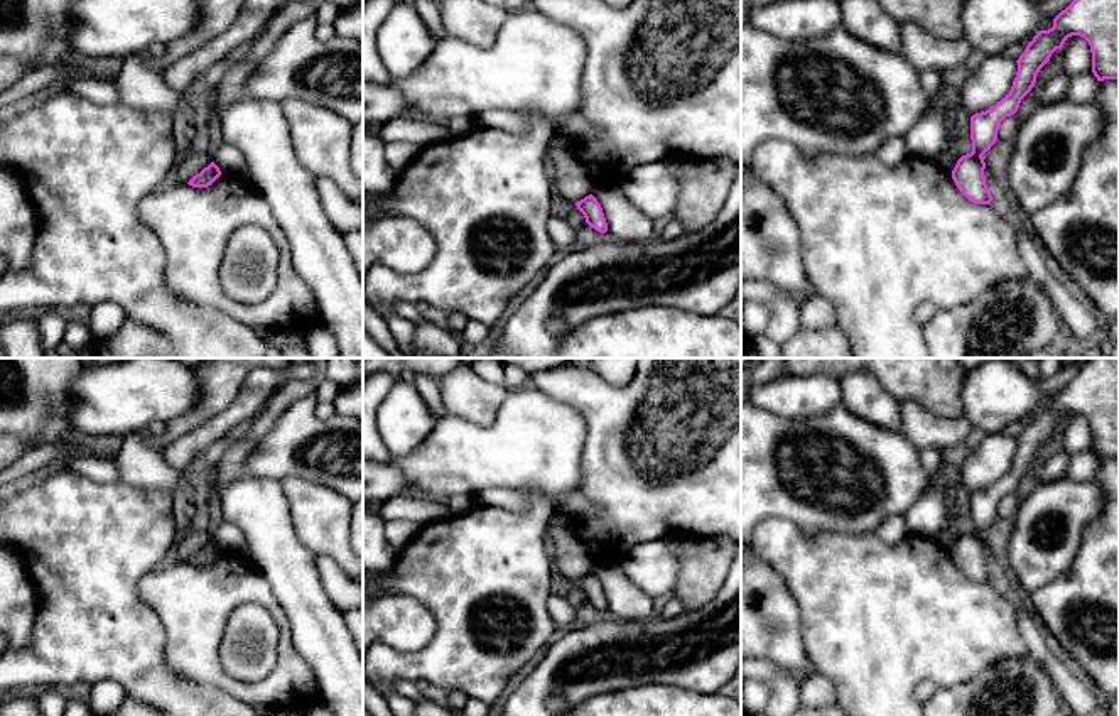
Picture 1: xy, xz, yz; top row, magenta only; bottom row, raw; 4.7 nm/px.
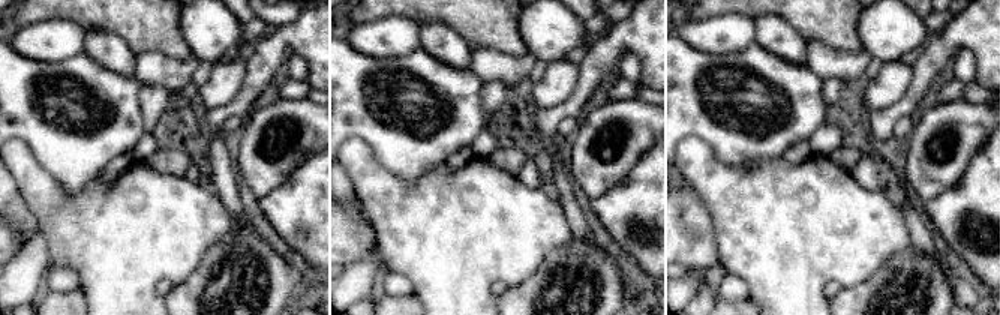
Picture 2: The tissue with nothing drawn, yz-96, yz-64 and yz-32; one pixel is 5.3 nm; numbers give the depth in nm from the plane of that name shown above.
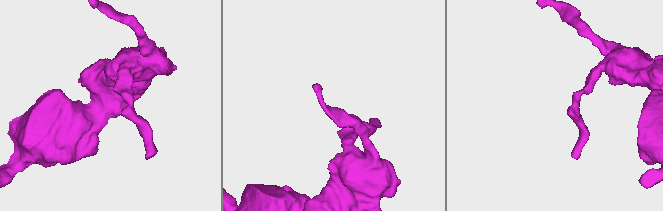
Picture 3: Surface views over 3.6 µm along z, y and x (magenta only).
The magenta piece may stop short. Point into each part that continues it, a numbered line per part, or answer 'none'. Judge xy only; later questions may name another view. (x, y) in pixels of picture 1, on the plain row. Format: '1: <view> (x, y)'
none

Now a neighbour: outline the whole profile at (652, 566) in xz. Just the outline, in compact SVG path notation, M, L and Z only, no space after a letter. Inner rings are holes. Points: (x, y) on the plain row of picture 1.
M667 539L635 545L618 566L650 598L672 594L678 579L678 559Z

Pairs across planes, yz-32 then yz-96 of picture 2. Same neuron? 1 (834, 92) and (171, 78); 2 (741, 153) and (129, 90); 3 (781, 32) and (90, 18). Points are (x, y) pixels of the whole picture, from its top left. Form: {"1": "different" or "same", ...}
{"1": "different", "2": "same", "3": "different"}

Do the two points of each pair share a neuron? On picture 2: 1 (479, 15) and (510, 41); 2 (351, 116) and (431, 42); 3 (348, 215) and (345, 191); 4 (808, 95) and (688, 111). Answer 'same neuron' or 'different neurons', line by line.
1: same neuron
2: different neurons
3: different neurons
4: same neuron

